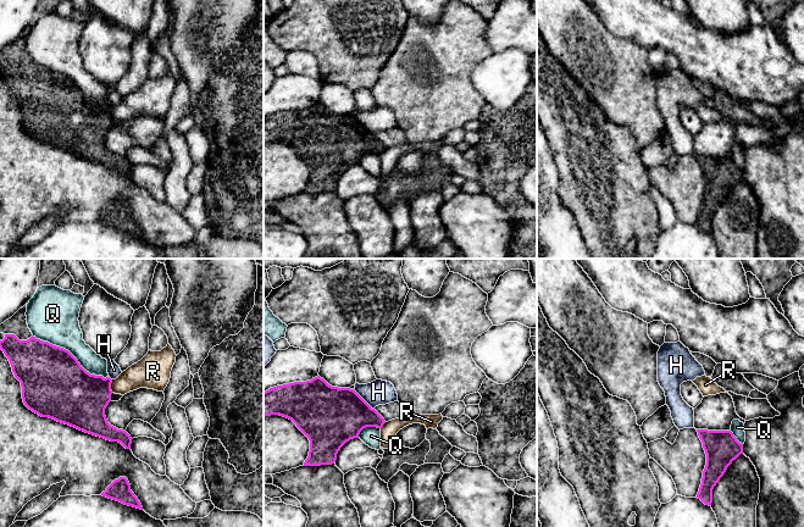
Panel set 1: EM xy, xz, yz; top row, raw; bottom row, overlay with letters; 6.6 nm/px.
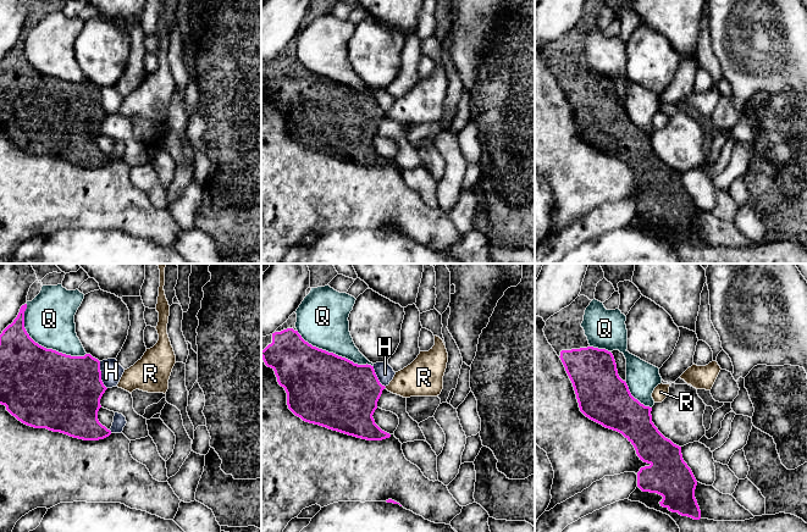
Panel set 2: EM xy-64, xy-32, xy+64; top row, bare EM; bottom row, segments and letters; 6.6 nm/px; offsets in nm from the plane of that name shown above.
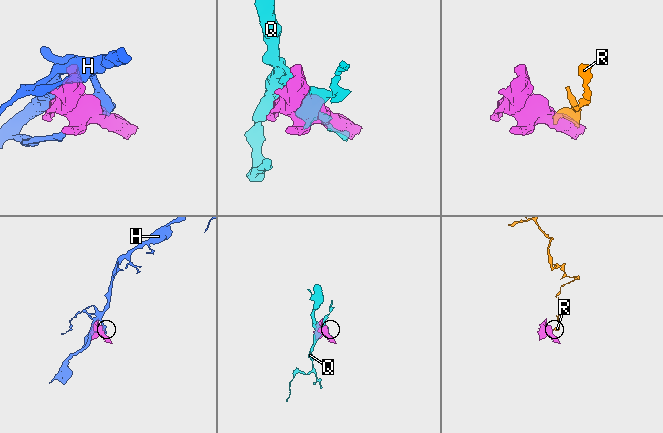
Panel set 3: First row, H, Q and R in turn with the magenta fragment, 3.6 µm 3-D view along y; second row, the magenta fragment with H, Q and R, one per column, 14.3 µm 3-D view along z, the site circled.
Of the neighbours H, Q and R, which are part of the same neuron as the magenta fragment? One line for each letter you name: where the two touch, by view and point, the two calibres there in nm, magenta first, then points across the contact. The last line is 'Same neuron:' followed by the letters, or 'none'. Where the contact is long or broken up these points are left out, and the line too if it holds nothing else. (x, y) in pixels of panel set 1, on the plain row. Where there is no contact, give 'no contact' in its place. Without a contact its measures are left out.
Same neuron: none

